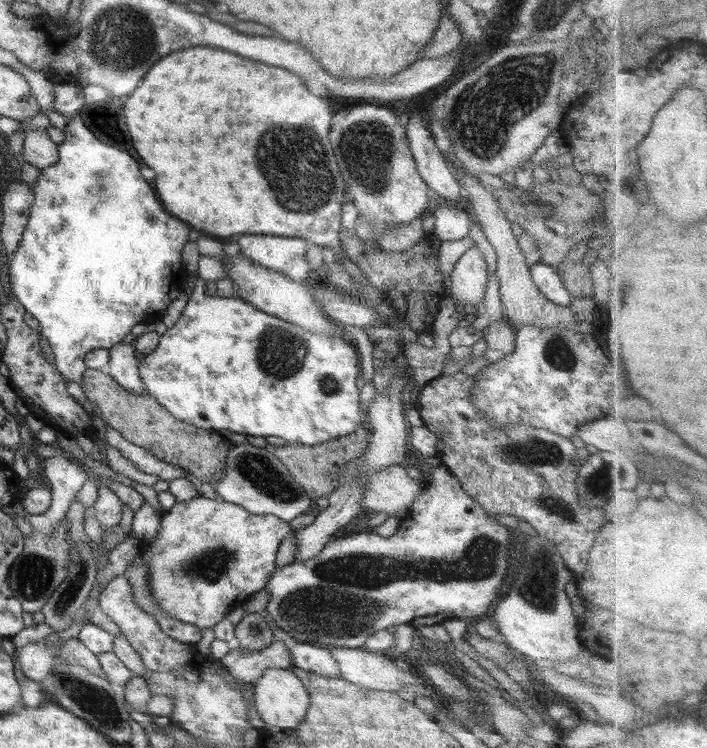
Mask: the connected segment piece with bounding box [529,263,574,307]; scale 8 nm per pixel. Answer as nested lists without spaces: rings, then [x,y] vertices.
[[[536,263],[529,267],[532,280],[536,283],[537,289],[550,302],[560,306],[570,306],[573,301],[572,295],[564,287],[560,272],[556,267],[544,263]]]

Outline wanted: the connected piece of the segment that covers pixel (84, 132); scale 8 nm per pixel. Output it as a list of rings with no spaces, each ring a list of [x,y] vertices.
[[[80,113],[68,120],[63,133],[65,137],[58,145],[59,157],[57,161],[54,165],[47,166],[47,168],[41,170],[39,179],[32,187],[35,197],[33,198],[26,228],[22,233],[19,247],[8,259],[8,282],[10,282],[11,296],[20,302],[25,310],[30,312],[38,320],[40,332],[46,336],[46,340],[48,340],[54,353],[56,369],[64,376],[64,379],[68,379],[68,382],[80,384],[87,368],[83,361],[87,352],[94,349],[109,349],[112,345],[124,340],[124,337],[130,334],[130,330],[136,324],[155,323],[163,316],[163,311],[167,309],[167,306],[179,297],[184,282],[190,275],[190,272],[182,262],[181,253],[184,244],[188,242],[188,230],[190,230],[190,226],[184,224],[182,220],[170,216],[162,208],[160,200],[156,198],[154,188],[146,180],[142,180],[138,160],[132,158],[128,152],[116,150],[116,147],[108,146],[107,143],[98,140],[92,130],[86,126]]]

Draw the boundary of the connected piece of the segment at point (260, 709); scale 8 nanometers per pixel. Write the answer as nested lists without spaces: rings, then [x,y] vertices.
[[[269,668],[253,685],[256,710],[266,726],[273,730],[295,729],[310,706],[308,691],[291,668]]]

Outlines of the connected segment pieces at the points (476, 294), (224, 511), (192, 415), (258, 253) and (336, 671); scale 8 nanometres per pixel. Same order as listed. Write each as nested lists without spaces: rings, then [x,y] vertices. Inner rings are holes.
[[[476,245],[457,261],[451,272],[451,295],[461,316],[476,315],[489,277],[488,264]]]
[[[206,497],[193,498],[190,502],[180,502],[174,504],[170,511],[163,512],[159,520],[159,529],[156,536],[151,539],[140,540],[139,554],[145,564],[147,564],[149,592],[153,596],[155,603],[164,614],[180,620],[182,623],[192,624],[198,628],[213,628],[221,618],[225,617],[234,606],[241,605],[252,593],[262,591],[268,584],[269,576],[275,571],[275,558],[280,542],[293,532],[289,522],[284,522],[272,514],[252,515],[240,506],[224,502],[220,498],[210,499]]]
[[[198,277],[176,324],[166,329],[158,346],[138,363],[146,391],[169,414],[213,433],[230,430],[246,436],[274,436],[288,444],[315,447],[355,432],[364,413],[359,397],[361,390],[356,386],[358,375],[362,374],[360,356],[351,338],[313,333],[266,314],[238,297],[209,296],[204,292],[204,280]]]
[[[240,236],[241,254],[252,262],[279,271],[296,282],[314,281],[319,277],[309,269],[305,250],[309,243],[301,238],[276,236]]]
[[[269,619],[268,624],[275,638],[286,643],[294,667],[322,676],[341,678],[339,662],[330,654],[329,647],[299,641]]]

